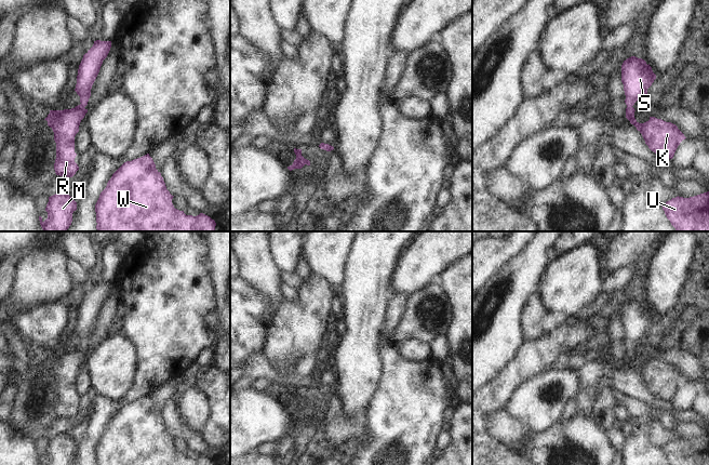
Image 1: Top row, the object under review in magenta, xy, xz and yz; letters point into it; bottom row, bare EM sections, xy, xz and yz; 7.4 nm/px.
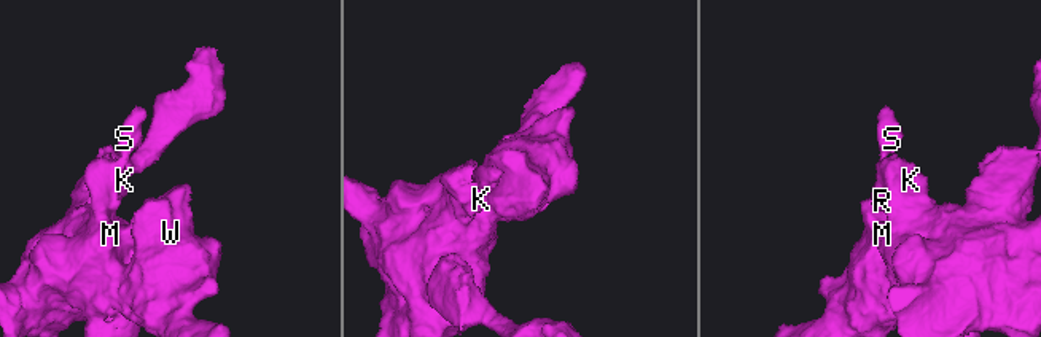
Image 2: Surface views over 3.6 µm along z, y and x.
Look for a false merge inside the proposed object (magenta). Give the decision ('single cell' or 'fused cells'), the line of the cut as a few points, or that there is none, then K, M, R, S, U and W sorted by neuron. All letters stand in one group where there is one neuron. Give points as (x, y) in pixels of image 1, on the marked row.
single cell; cut none; groups K M R S U W

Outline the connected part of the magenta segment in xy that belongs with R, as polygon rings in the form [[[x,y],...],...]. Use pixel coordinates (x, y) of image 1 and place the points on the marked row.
[[[94,41],[93,46],[83,55],[79,65],[77,84],[75,91],[80,96],[80,105],[71,109],[50,110],[44,119],[54,132],[56,143],[56,159],[54,170],[56,175],[72,177],[79,170],[75,162],[75,136],[79,132],[79,125],[84,118],[91,96],[92,85],[99,72],[103,61],[107,57],[111,48],[111,41]]]

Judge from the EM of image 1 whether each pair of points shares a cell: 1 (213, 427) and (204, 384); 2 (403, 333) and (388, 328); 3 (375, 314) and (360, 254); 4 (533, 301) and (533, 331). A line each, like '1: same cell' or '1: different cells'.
1: same cell
2: different cells
3: same cell
4: same cell

